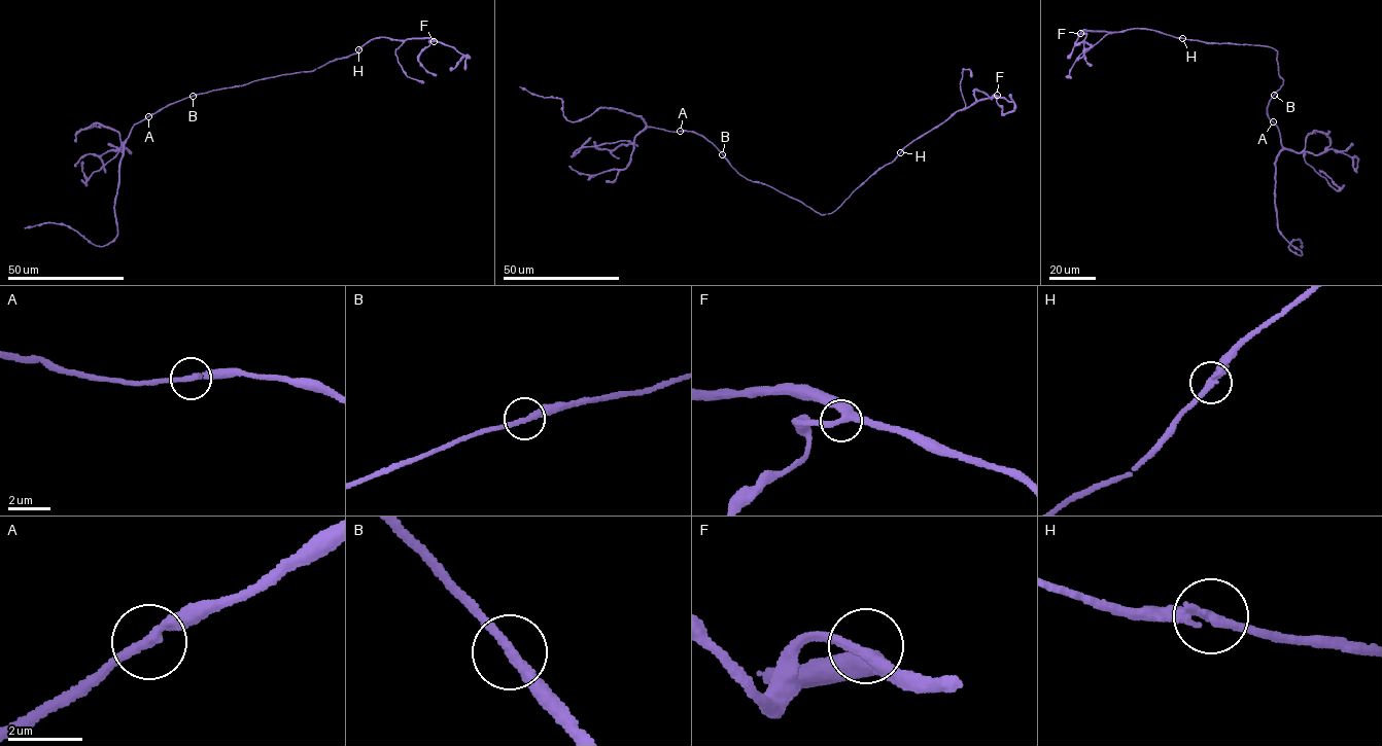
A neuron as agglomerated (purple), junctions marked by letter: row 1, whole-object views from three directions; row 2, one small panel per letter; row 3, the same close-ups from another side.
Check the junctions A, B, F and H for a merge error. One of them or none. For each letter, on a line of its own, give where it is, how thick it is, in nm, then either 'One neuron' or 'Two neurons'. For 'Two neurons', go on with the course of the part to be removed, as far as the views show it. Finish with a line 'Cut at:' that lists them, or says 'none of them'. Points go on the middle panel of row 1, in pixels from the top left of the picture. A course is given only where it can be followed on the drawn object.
A: Place: (680, 131). Thickness 240 nm. One neuron
B: Place: (722, 154). Thickness 260 nm. One neuron
F: Place: (997, 95). Thickness 340 nm. One neuron
H: Place: (900, 152). Thickness 200 nm. One neuron
Cut at: none of them

